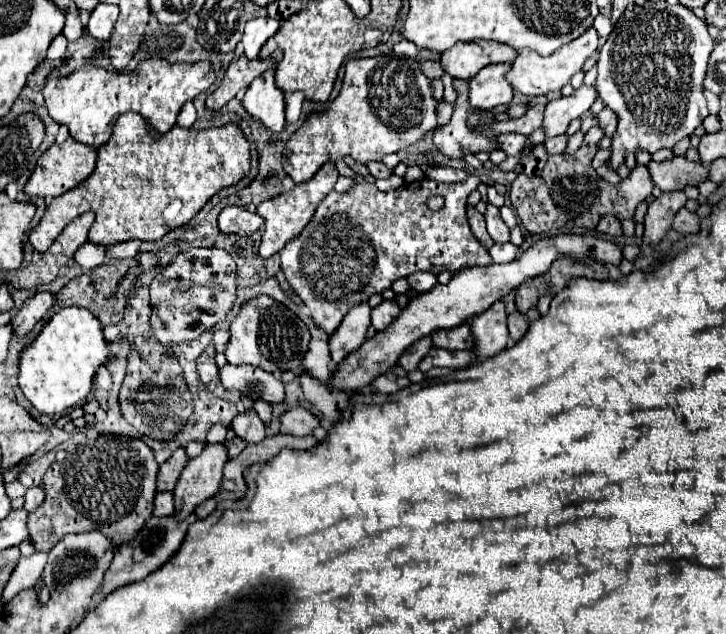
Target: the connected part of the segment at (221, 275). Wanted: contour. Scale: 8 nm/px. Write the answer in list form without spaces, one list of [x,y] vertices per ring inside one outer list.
[[[194,247],[182,251],[150,283],[152,333],[160,343],[180,343],[198,339],[206,329],[226,317],[234,303],[236,263],[222,249]]]

